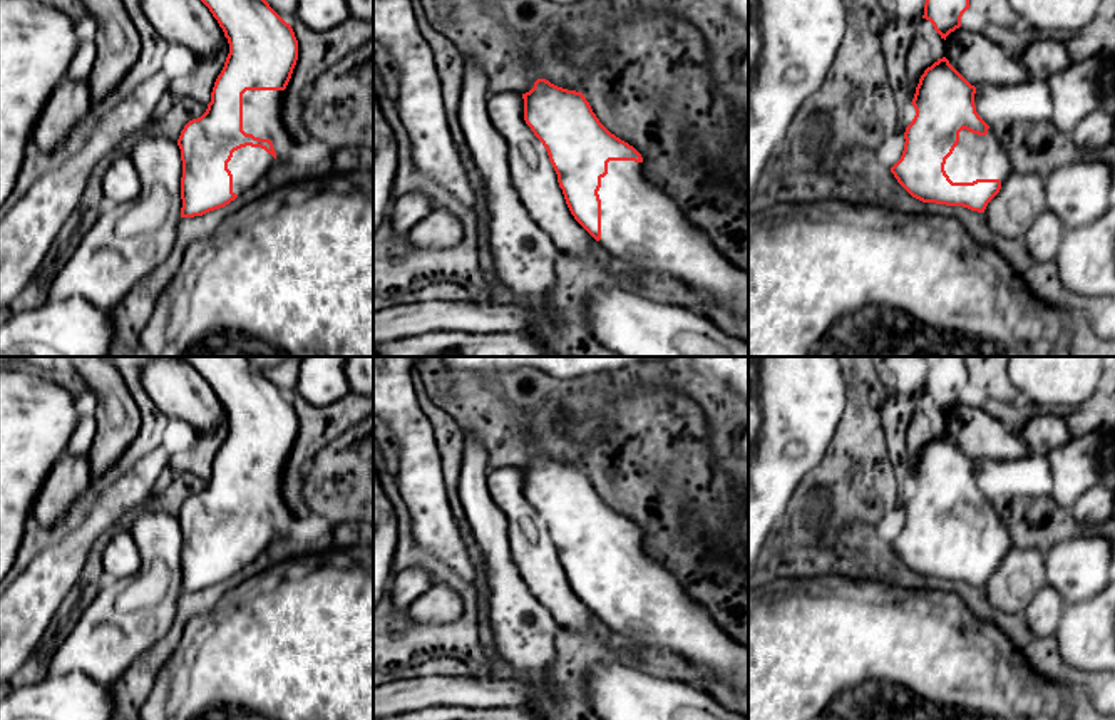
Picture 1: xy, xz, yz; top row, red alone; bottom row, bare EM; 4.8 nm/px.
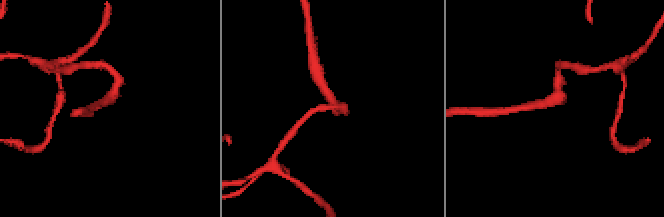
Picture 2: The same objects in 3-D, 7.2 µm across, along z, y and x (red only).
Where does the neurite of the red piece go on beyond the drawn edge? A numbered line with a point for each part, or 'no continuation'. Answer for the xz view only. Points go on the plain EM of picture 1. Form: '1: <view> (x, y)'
1: xz (643, 600)

